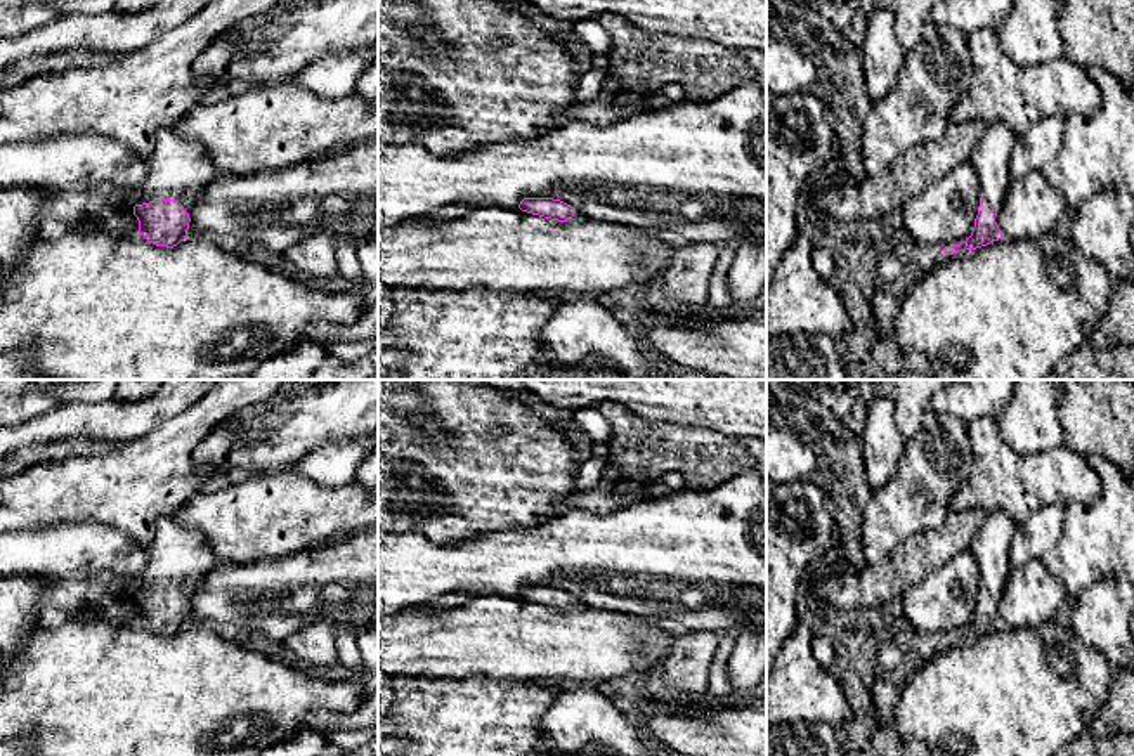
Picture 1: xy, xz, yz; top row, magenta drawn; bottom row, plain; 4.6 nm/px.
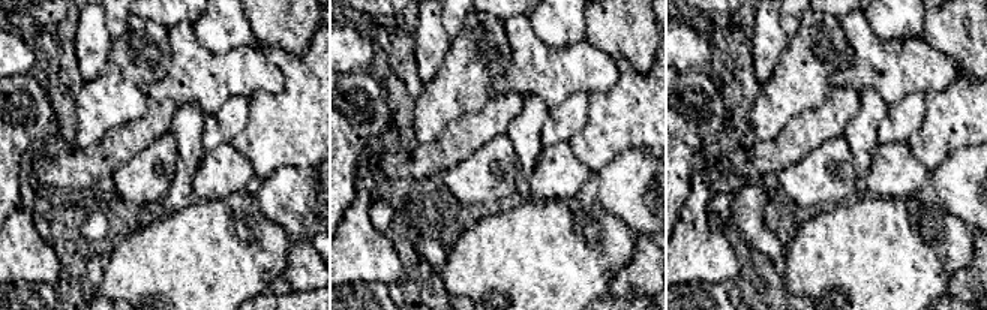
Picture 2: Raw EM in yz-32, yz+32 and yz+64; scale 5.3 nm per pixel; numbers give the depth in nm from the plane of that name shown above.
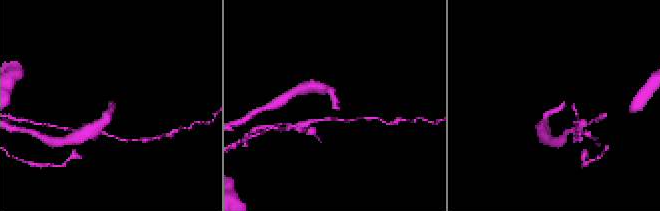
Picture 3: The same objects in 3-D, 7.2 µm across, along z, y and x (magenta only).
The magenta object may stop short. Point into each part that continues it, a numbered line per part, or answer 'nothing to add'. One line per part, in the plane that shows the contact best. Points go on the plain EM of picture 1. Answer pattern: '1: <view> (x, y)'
1: xy (179, 557)

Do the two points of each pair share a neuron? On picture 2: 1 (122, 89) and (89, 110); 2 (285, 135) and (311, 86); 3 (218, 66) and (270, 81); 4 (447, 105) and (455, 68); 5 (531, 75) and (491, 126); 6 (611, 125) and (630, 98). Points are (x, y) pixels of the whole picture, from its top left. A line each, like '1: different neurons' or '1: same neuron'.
1: same neuron
2: same neuron
3: same neuron
4: same neuron
5: different neurons
6: same neuron

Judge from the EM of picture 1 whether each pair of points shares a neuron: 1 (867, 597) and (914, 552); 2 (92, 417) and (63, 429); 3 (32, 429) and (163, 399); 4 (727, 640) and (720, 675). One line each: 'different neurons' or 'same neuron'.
1: same neuron
2: same neuron
3: same neuron
4: same neuron

